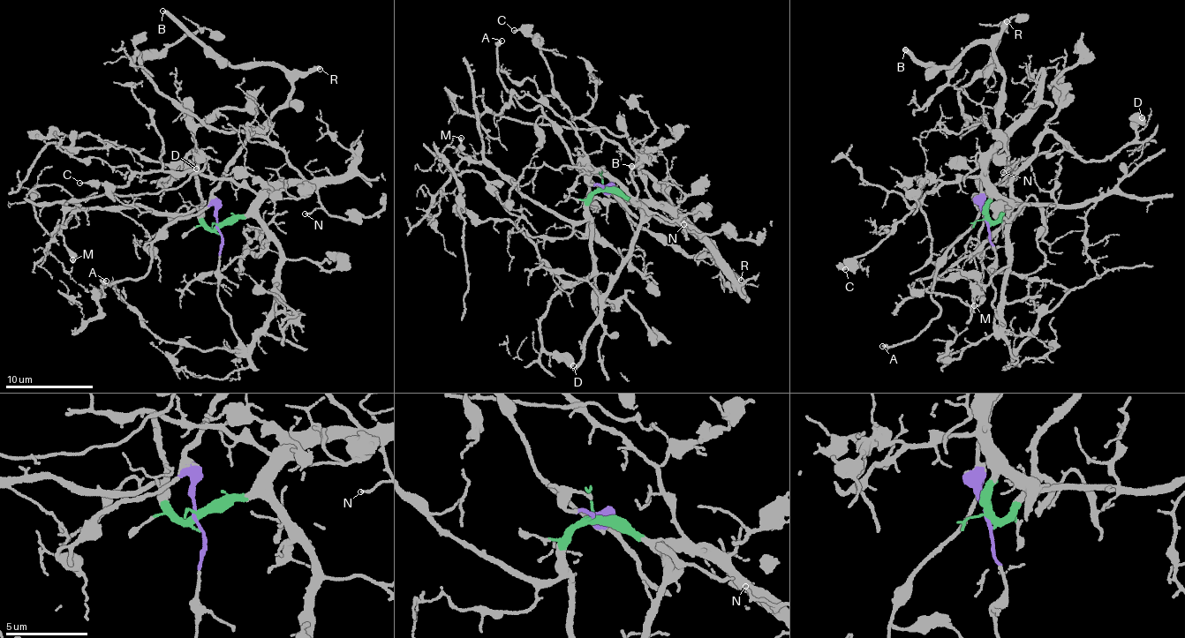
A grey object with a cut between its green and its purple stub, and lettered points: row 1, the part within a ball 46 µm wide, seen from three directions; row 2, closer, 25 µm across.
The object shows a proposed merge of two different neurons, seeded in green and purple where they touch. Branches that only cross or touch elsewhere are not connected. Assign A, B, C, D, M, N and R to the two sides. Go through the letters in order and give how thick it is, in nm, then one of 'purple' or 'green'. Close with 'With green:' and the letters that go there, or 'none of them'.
A: 360 nm | purple
B: 320 nm | purple
C: 160 nm | green
D: 700 nm | green
M: 200 nm | green
N: 130 nm | green
R: 400 nm | purple
With green: C, D, M, N

